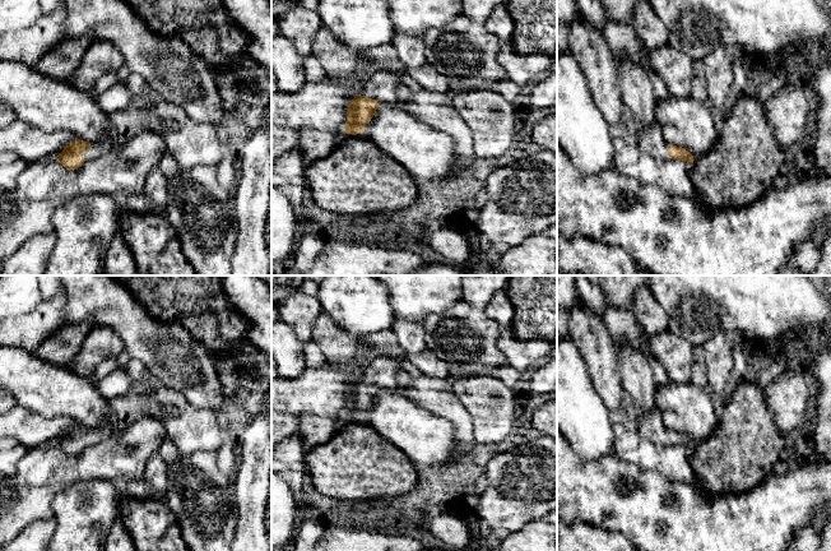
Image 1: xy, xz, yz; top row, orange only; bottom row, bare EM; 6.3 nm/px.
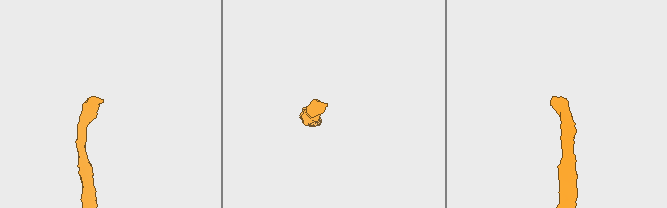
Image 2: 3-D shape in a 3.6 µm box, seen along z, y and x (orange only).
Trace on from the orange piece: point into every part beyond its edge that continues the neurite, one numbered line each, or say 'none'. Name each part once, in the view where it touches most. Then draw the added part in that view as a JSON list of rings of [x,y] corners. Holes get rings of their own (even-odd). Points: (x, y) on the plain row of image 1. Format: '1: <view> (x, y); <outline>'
1: xz (382, 371); [[[385,353],[379,355],[368,364],[359,366],[357,380],[381,389],[395,390],[399,388],[398,374],[401,370],[403,358],[393,358]]]

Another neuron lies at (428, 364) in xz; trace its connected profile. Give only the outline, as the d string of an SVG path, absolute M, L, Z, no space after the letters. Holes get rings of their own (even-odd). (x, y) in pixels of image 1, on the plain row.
M426 349L421 355L405 355L405 358L416 365L422 374L447 379L449 364L440 360L432 351Z

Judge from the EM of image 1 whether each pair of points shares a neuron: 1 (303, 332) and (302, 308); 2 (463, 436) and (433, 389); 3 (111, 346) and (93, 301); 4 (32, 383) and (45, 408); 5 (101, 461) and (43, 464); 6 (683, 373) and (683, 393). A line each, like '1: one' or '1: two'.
1: one
2: one
3: two
4: one
5: one
6: two

